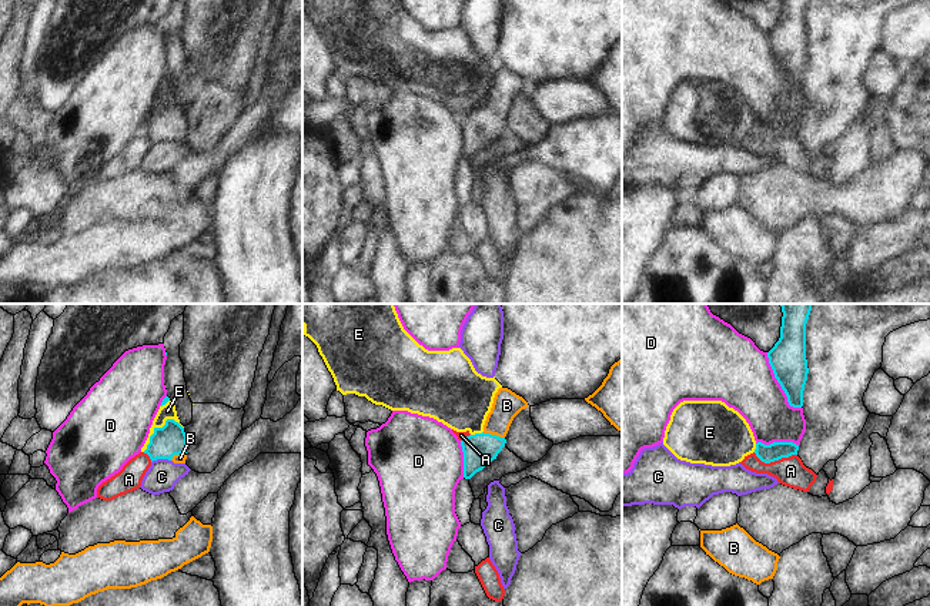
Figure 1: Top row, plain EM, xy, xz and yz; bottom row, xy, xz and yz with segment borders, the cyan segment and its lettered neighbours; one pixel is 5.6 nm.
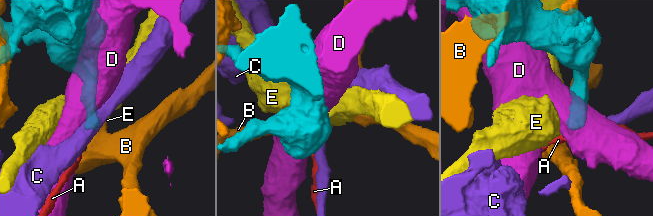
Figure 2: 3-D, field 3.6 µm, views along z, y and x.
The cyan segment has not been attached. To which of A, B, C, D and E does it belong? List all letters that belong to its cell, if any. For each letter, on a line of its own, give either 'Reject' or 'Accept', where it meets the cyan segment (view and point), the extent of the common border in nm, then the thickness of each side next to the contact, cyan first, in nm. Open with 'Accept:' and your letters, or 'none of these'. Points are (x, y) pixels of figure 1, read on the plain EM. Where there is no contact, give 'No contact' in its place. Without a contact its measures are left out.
Accept: B
A: Reject. Touches cyan at yz (775, 140). Shared border 240 nm. Thickness 100 nm (cyan) against 160 nm
B: Accept. Touches cyan at xz (494, 116). Shared border 130 nm. Thickness 190 nm (cyan) against 160 nm
C: Reject. Touches cyan at xy (160, 139). Shared border 110 nm. Thickness 170 nm (cyan) against 180 nm
D: Reject. Touches cyan at yz (779, 63). Shared border 380 nm. Thickness 200 nm (cyan) against 360 nm
E: Reject. Touches cyan at xy (159, 109). Shared border 280 nm. Thickness 170 nm (cyan) against 90 nm.

